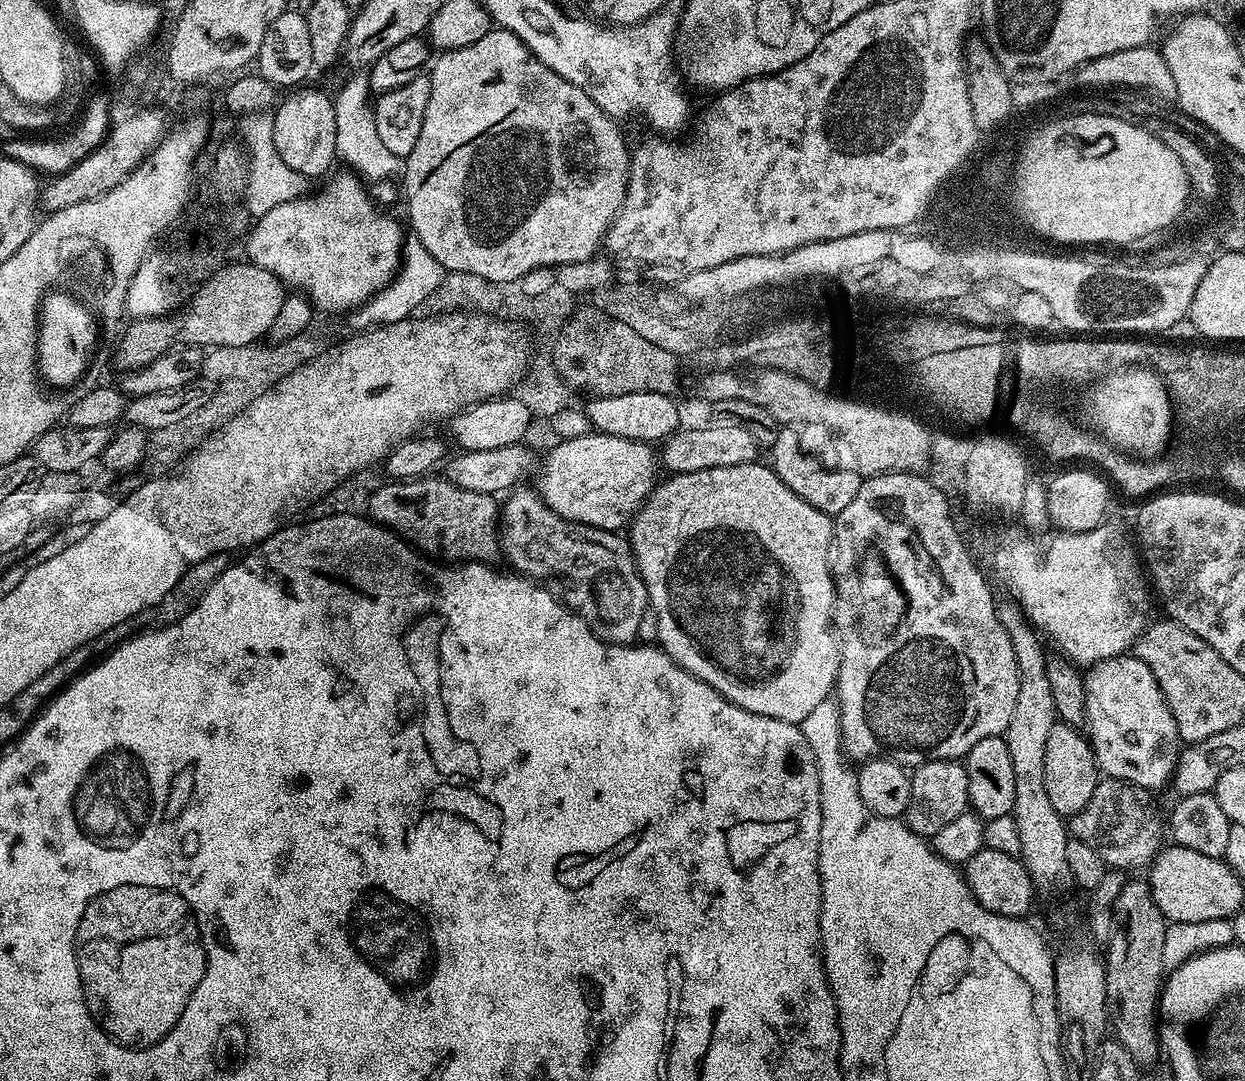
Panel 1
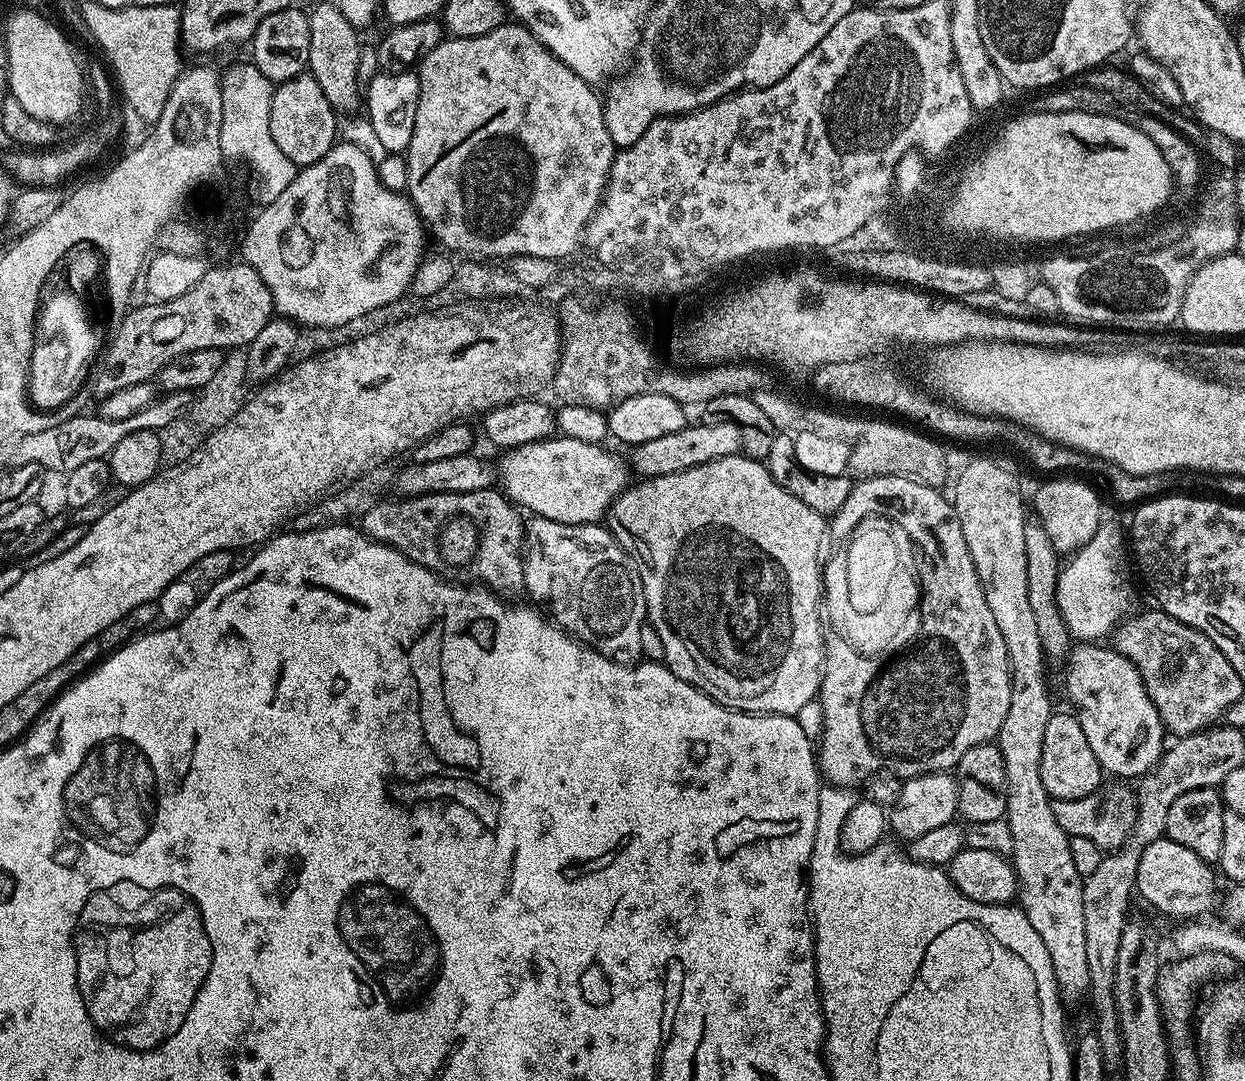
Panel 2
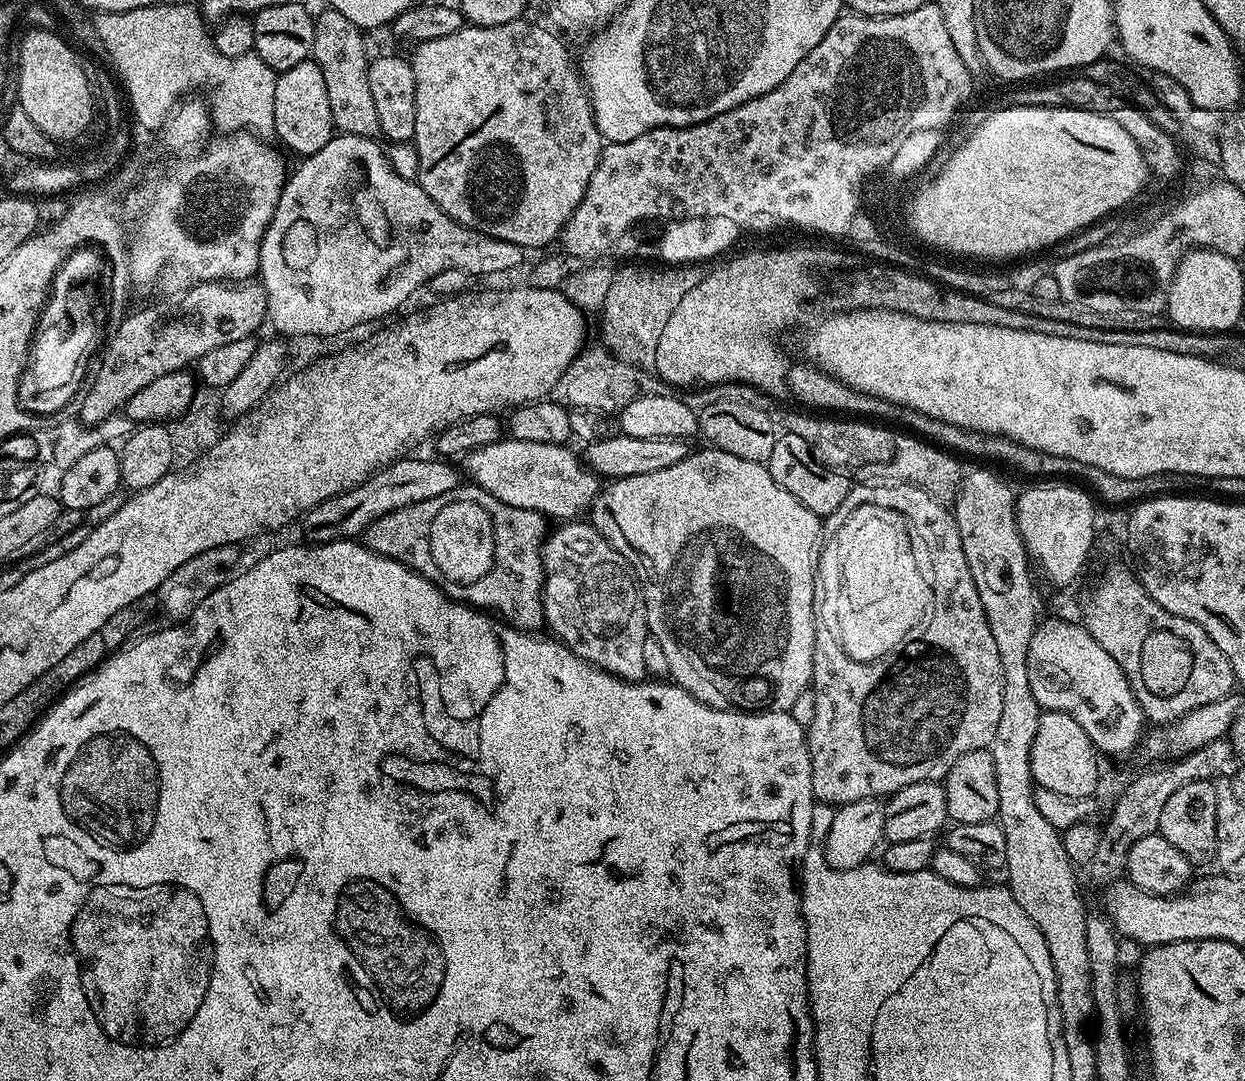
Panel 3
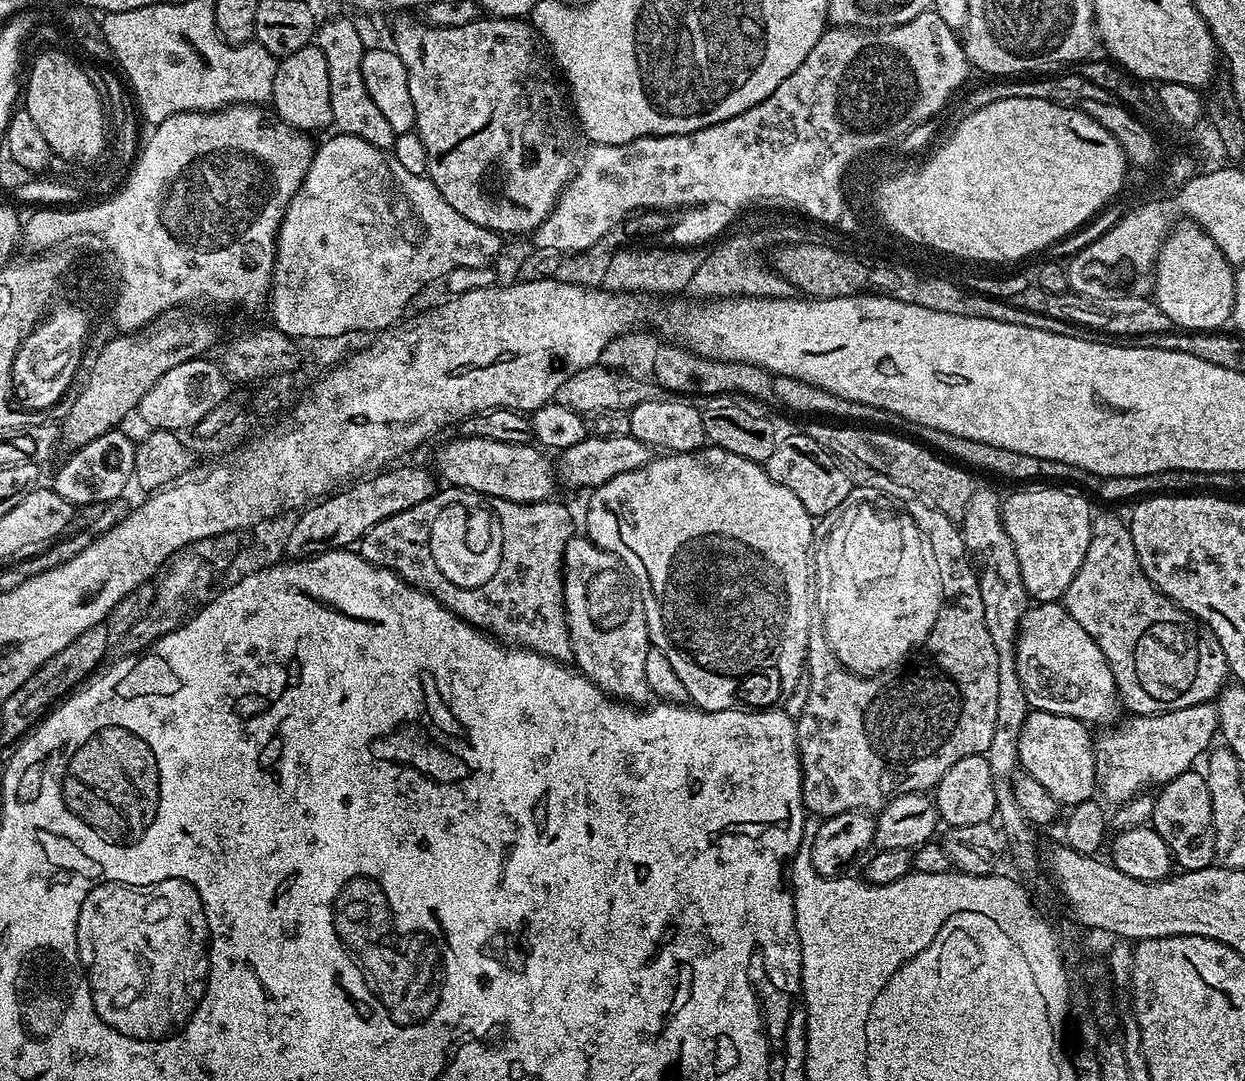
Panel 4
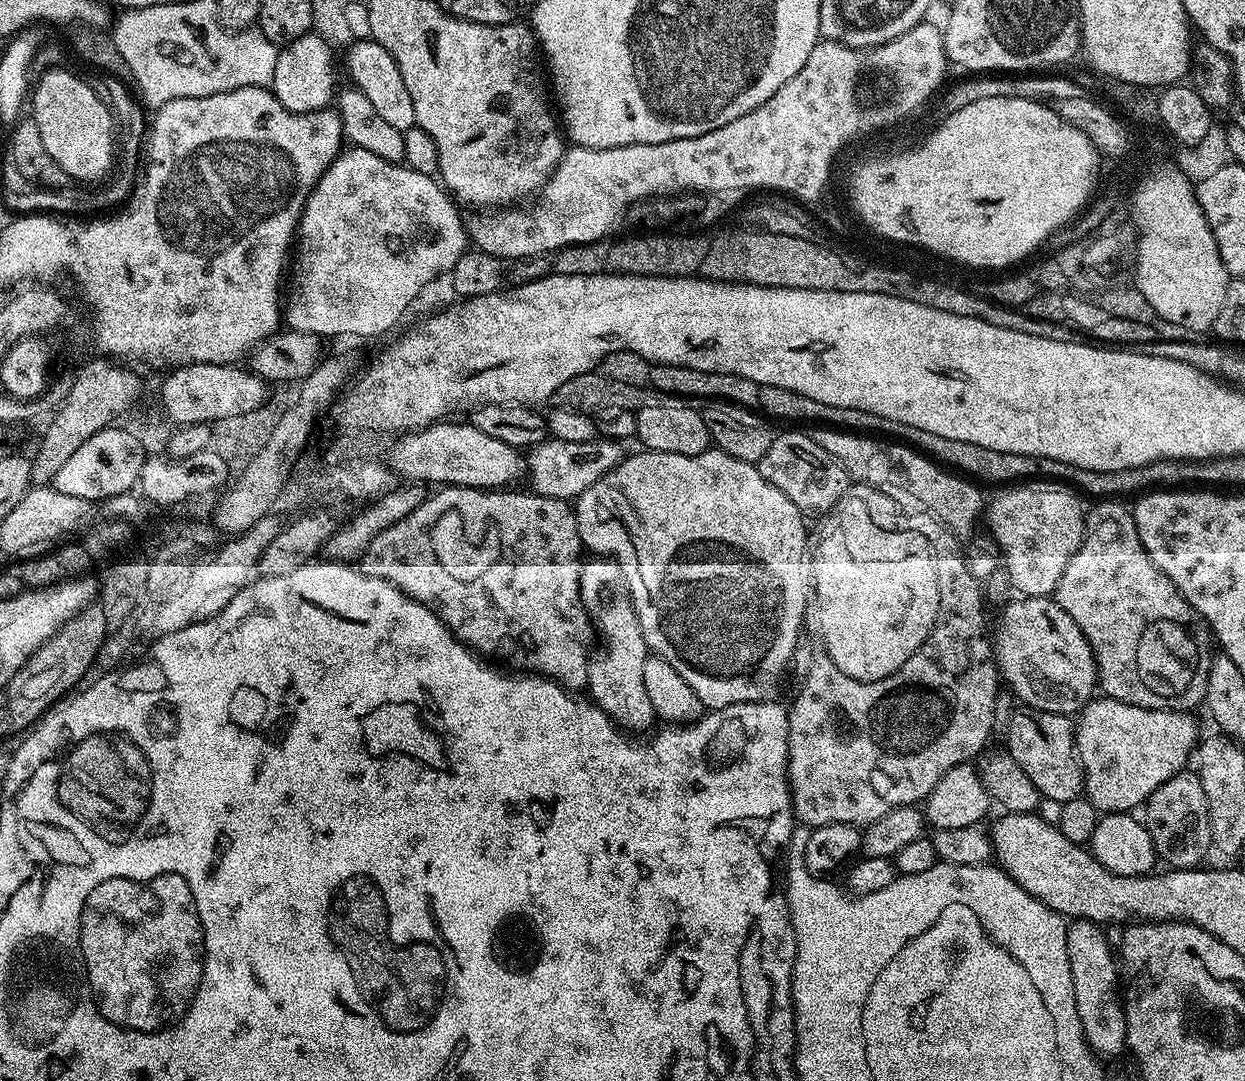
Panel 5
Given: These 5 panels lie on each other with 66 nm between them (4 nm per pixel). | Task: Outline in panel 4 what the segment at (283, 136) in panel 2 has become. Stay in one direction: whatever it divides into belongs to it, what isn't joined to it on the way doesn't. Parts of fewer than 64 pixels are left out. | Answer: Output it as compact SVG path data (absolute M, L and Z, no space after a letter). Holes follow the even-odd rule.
M315 43L307 44L302 50L296 50L277 63L270 104L276 107L274 112L279 119L305 134L313 134L319 128L332 124L330 74L326 71L326 54L322 54Z

